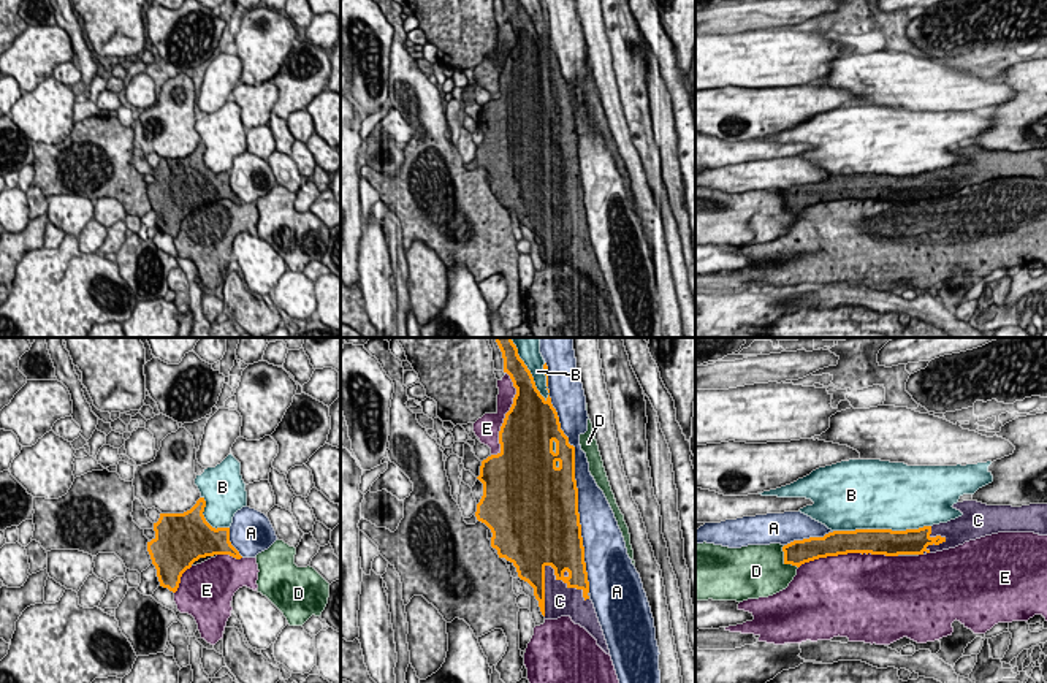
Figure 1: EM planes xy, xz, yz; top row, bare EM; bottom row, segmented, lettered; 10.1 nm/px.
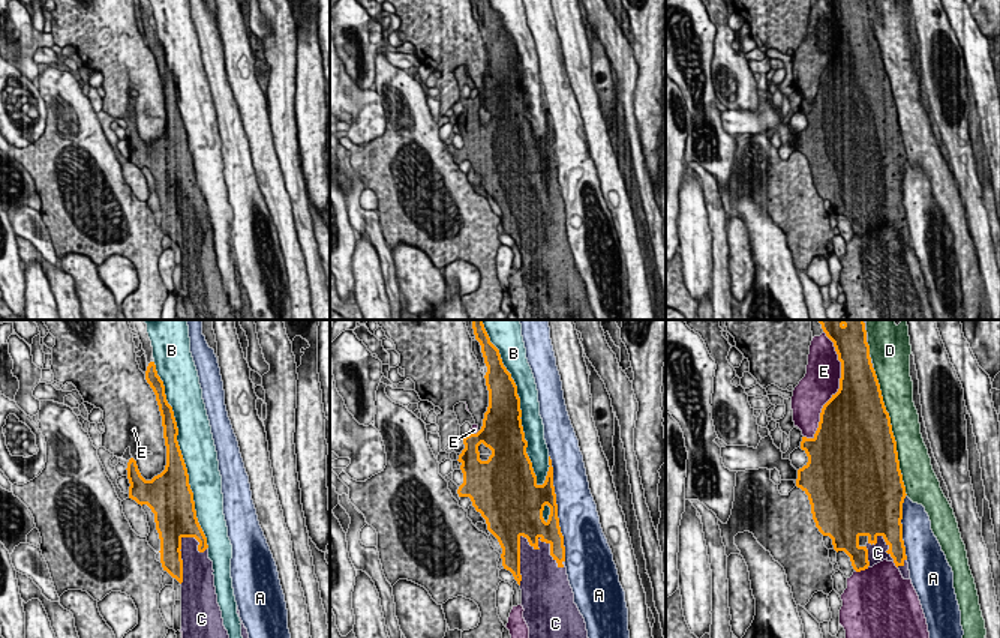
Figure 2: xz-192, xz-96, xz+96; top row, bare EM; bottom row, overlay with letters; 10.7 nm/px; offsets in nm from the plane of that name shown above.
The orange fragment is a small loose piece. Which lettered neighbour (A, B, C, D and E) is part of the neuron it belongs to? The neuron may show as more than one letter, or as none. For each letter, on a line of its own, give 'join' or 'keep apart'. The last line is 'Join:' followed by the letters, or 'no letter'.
A: keep apart
B: keep apart
C: join
D: keep apart
E: keep apart
Join: C

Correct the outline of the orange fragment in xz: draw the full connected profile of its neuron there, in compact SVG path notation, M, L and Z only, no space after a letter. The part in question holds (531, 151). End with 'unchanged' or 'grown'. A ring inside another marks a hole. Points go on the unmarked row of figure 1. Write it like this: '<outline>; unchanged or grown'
M502 0L504 17L507 17L516 33L513 49L505 59L499 76L501 97L482 106L480 120L483 141L477 149L475 162L485 168L491 177L491 192L499 203L510 206L518 222L534 233L534 241L545 265L570 261L575 269L584 273L597 290L608 300L608 290L599 268L592 246L589 244L589 227L584 208L584 192L578 158L578 133L575 125L575 92L561 74L559 62L551 49L535 32L534 22L520 0Z; grown

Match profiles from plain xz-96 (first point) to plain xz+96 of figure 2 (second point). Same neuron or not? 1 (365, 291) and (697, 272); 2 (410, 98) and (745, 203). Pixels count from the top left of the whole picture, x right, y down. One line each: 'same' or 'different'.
1: same
2: different

